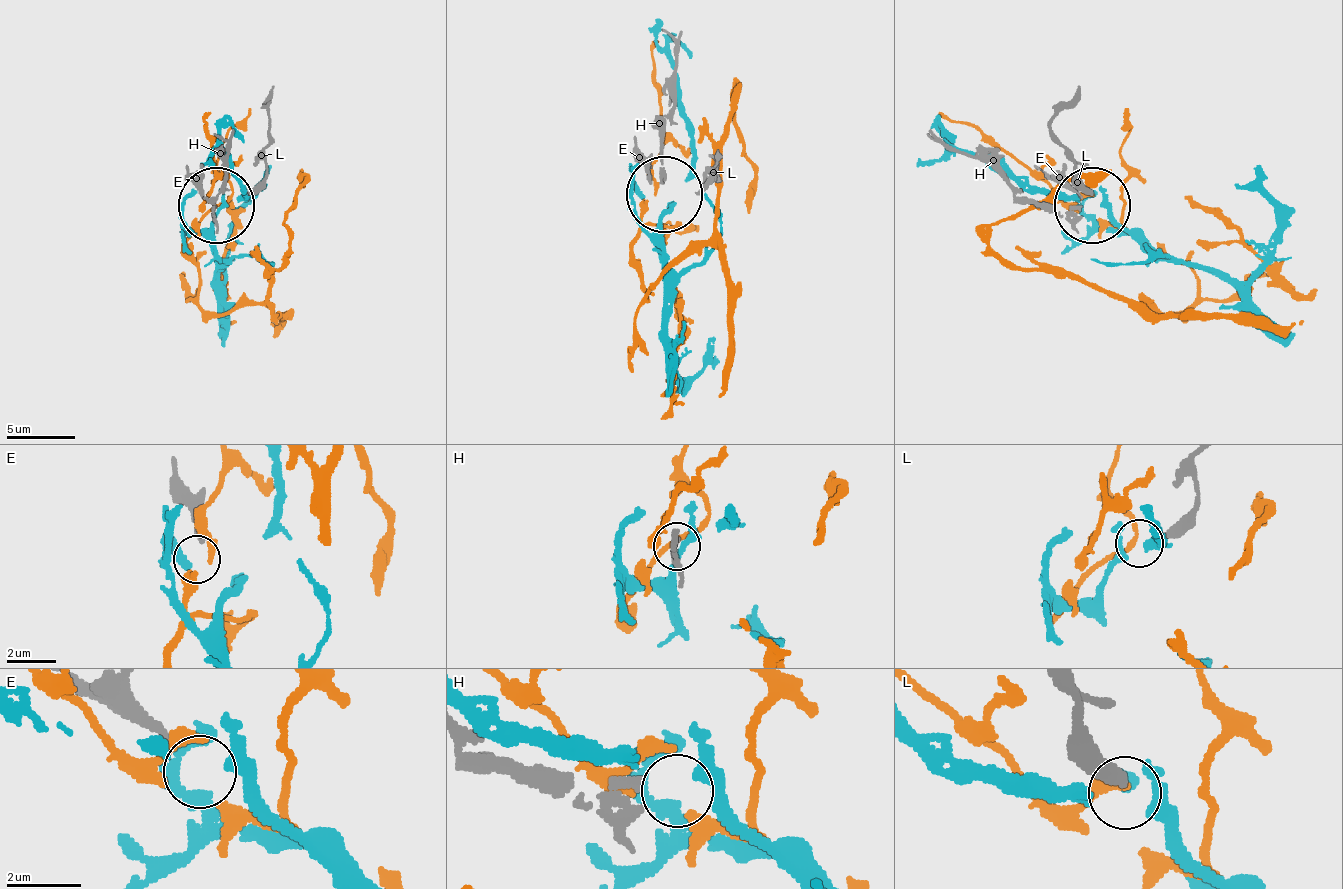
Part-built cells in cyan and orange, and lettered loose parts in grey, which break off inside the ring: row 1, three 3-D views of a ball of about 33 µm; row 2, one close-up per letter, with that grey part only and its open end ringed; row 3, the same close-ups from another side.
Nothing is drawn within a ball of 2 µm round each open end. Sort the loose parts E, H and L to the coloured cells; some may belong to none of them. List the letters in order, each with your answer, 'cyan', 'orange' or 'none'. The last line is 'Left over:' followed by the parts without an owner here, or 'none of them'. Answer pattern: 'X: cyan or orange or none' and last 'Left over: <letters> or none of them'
E: none
H: none
L: none
Left over: E, H, L

